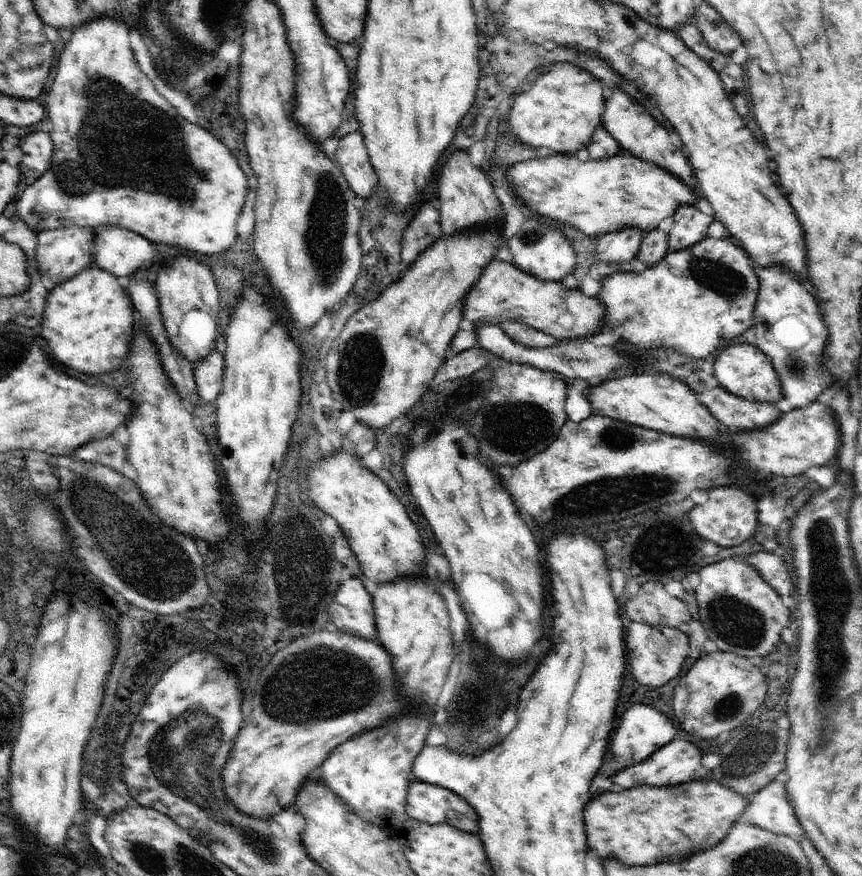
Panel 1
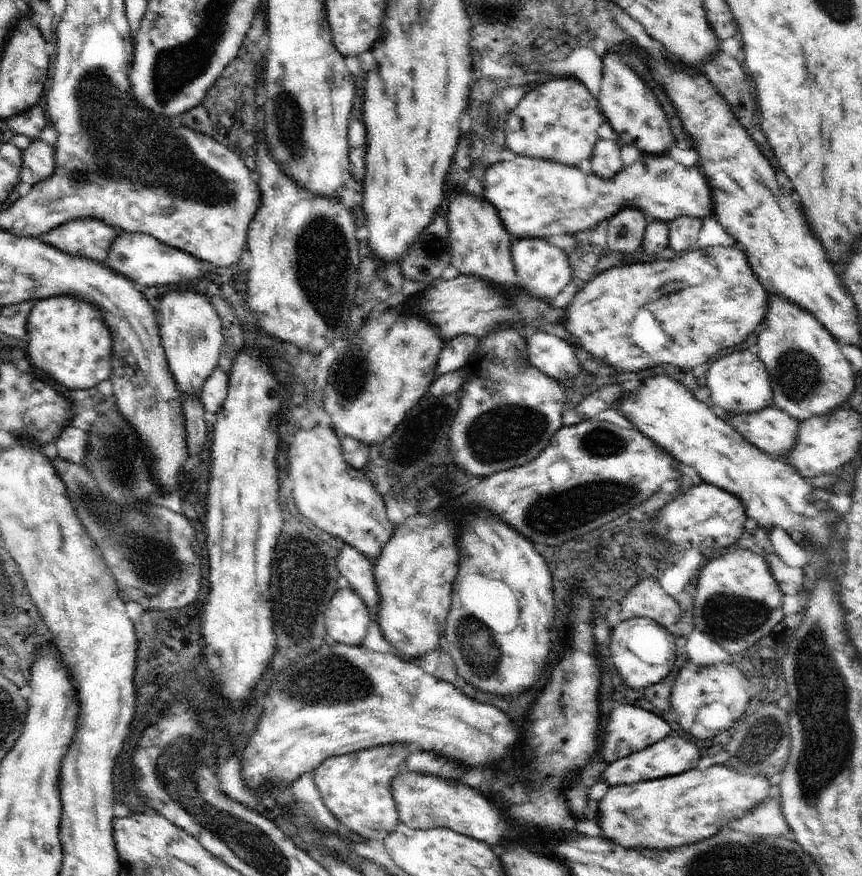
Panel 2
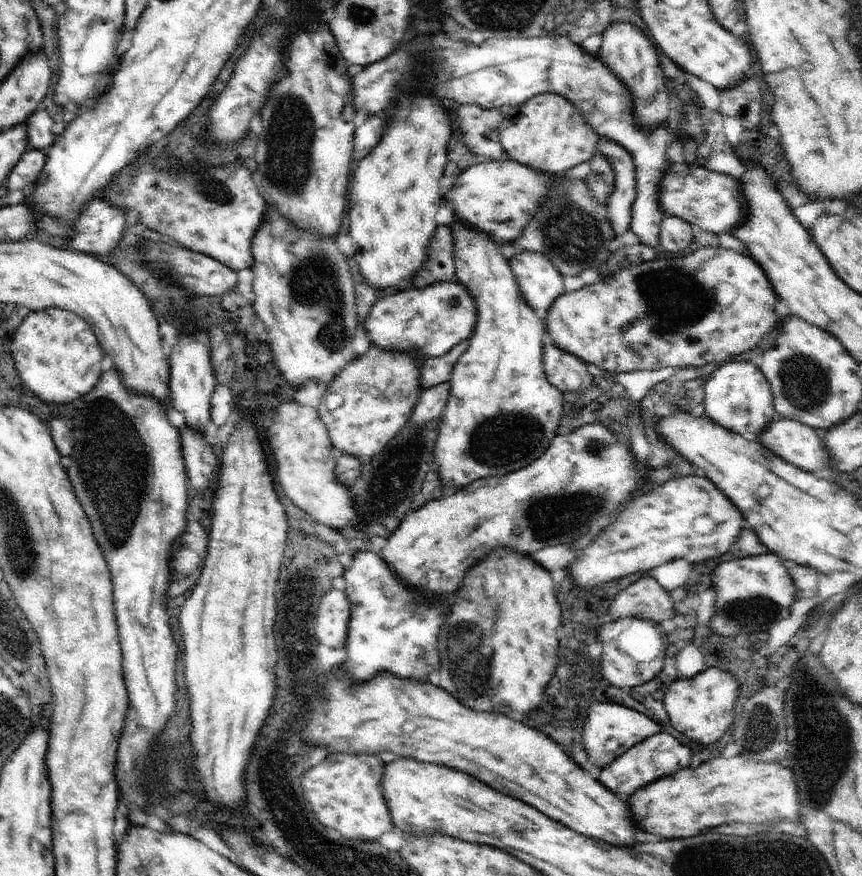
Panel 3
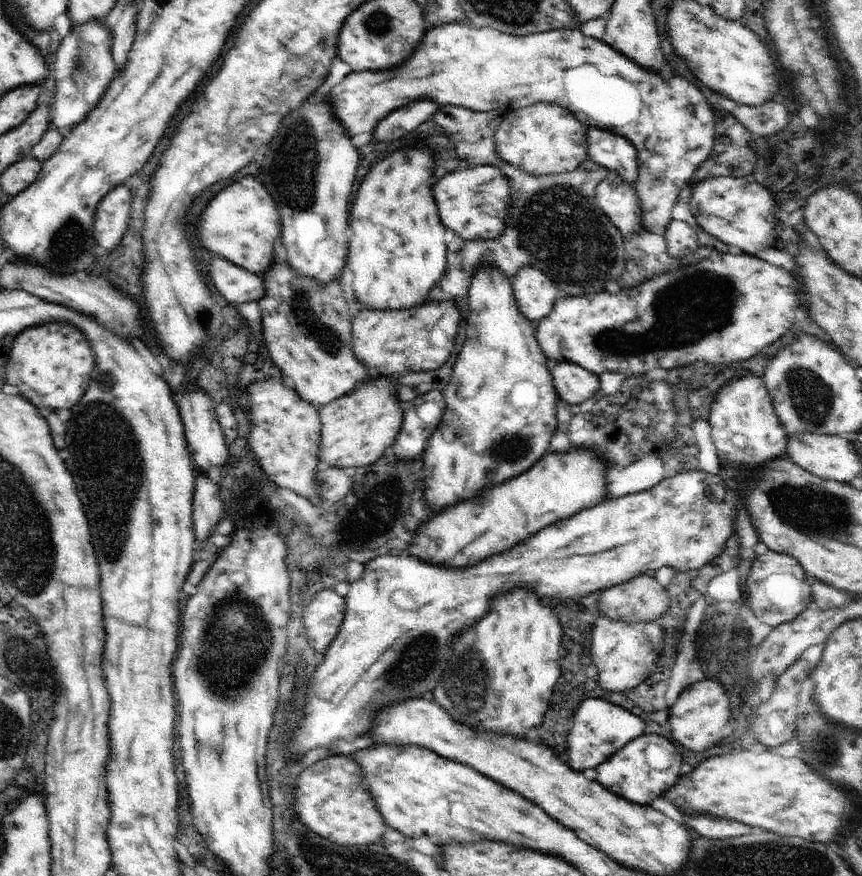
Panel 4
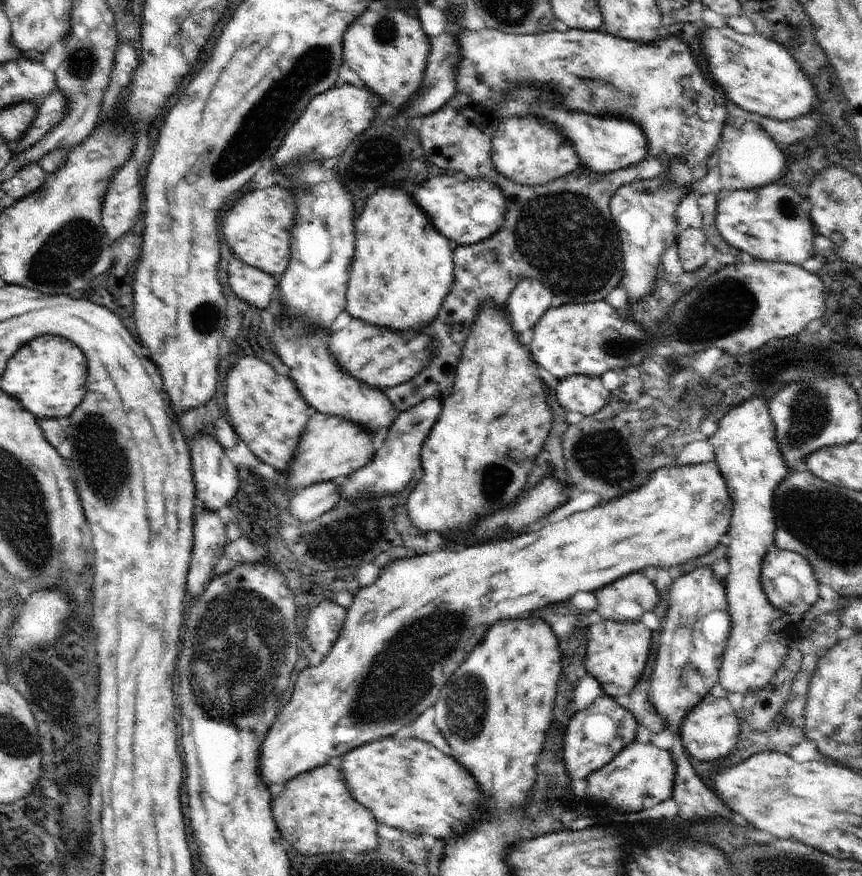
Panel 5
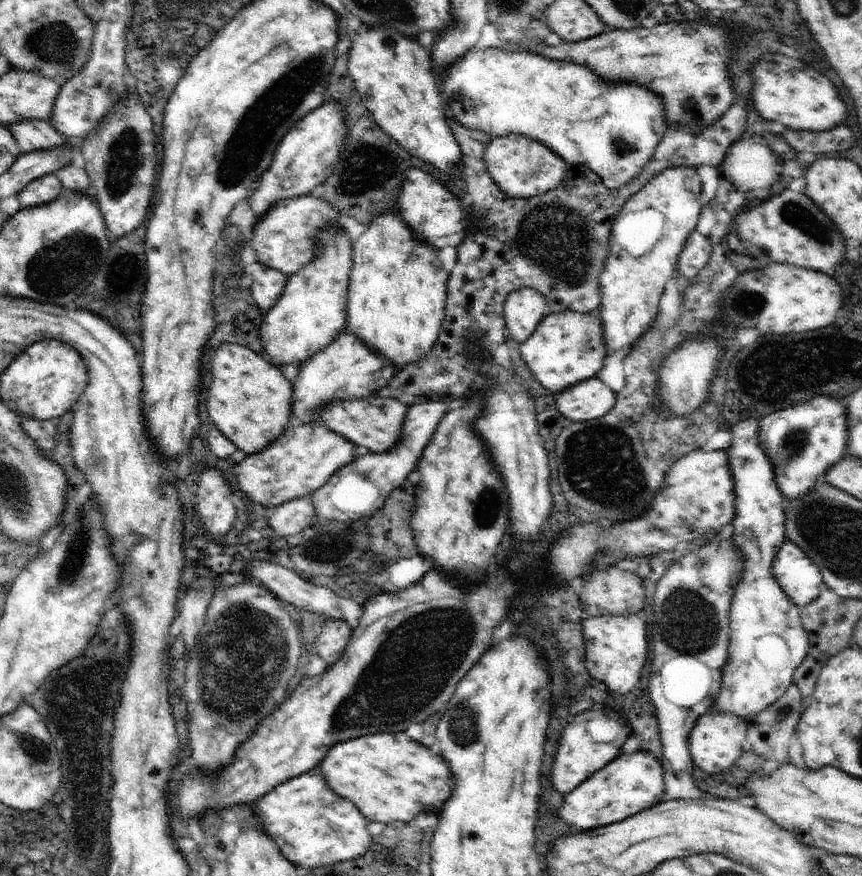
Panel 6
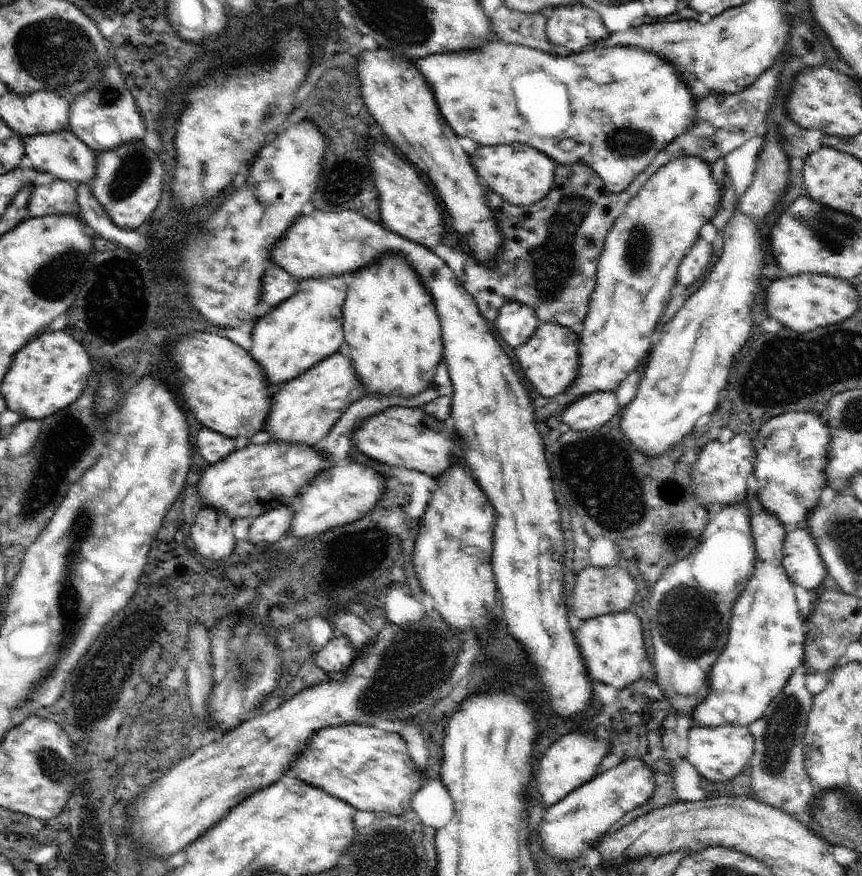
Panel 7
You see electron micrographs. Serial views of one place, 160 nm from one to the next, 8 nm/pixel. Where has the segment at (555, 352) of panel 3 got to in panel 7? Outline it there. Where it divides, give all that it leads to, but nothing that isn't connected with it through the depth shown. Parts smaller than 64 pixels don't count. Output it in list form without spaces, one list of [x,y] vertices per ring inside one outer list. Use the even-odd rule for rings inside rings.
[[[598,391],[582,395],[562,411],[562,420],[575,431],[589,431],[604,426],[618,411],[614,391]]]

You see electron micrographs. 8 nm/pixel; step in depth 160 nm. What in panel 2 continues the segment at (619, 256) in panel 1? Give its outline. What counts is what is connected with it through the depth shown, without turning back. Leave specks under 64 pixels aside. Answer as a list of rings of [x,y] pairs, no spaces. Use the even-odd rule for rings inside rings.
[[[623,208],[606,224],[606,246],[612,253],[628,254],[641,246],[645,228],[650,223],[639,210]]]

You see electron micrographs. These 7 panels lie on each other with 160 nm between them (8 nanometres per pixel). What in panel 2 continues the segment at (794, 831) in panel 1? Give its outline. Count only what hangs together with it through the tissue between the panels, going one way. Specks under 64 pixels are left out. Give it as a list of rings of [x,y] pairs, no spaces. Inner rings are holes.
[[[770,797],[753,806],[742,818],[729,822],[722,830],[758,836],[791,837],[791,828],[781,811],[781,799]]]

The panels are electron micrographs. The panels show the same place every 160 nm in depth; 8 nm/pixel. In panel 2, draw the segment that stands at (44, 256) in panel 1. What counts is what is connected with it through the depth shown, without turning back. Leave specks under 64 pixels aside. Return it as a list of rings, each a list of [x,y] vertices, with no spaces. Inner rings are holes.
[[[85,218],[74,219],[55,227],[37,238],[54,248],[73,256],[87,258],[99,263],[106,261],[108,251],[120,230],[102,221]]]

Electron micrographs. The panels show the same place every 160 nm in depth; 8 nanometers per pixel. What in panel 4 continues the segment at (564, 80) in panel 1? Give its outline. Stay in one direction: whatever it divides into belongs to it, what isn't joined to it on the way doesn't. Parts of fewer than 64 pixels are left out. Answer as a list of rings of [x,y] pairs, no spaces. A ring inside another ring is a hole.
[[[537,102],[523,109],[505,112],[494,144],[508,164],[529,175],[559,175],[576,170],[587,159],[587,128],[567,108],[556,103]]]

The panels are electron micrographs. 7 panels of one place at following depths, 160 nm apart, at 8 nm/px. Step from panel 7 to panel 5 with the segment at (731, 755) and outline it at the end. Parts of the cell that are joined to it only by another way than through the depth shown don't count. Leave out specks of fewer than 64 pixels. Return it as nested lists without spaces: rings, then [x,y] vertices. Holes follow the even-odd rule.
[[[718,693],[718,698],[714,698],[712,694],[708,694],[682,718],[680,736],[689,755],[700,760],[724,760],[724,756],[732,752],[732,748],[736,748],[736,743],[740,740],[738,712],[732,708],[725,695]]]

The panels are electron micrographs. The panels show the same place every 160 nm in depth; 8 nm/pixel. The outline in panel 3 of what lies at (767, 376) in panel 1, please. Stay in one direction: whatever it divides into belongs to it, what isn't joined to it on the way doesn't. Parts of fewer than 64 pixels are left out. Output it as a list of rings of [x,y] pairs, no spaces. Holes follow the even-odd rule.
[[[734,360],[720,365],[711,372],[700,399],[704,401],[705,414],[715,423],[754,441],[758,441],[759,434],[777,416],[770,383],[752,361]]]

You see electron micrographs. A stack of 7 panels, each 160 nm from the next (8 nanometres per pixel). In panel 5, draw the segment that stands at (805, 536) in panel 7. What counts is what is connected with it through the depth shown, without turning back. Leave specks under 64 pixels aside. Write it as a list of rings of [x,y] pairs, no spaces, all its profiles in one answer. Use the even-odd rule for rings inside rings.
[[[772,545],[764,555],[760,578],[766,598],[789,615],[800,617],[806,614],[819,599],[819,582],[814,576],[812,565],[801,554],[780,550],[776,545]]]

